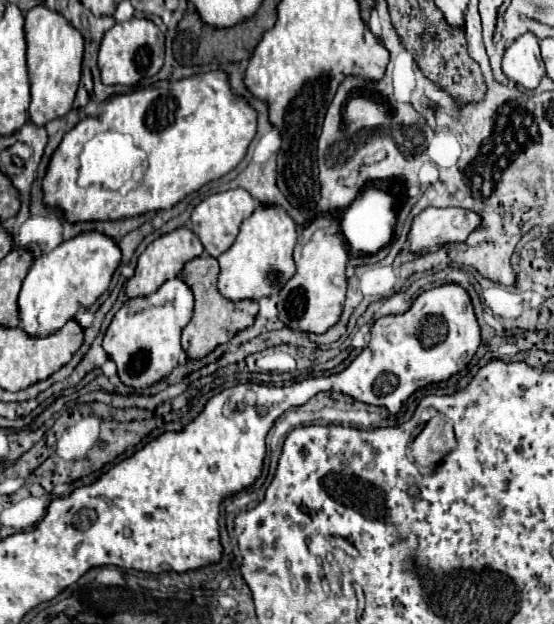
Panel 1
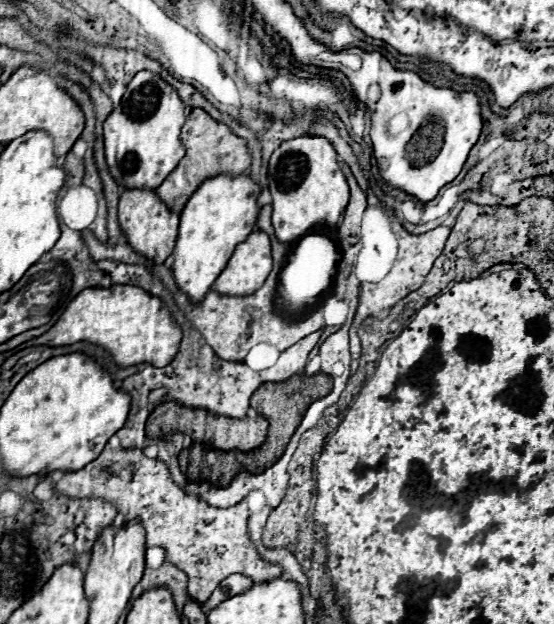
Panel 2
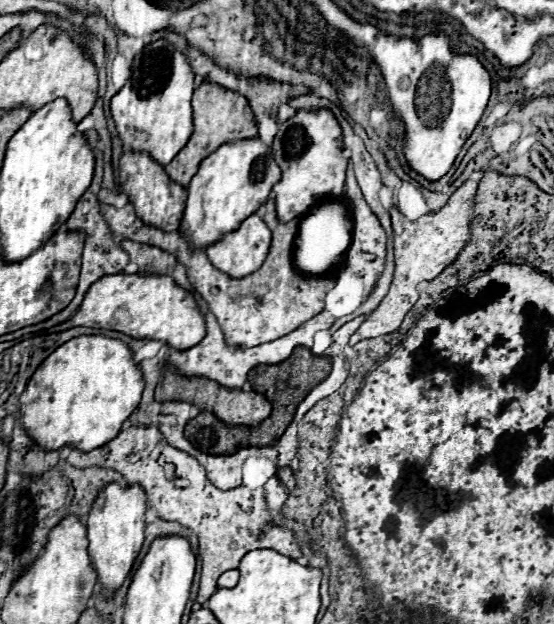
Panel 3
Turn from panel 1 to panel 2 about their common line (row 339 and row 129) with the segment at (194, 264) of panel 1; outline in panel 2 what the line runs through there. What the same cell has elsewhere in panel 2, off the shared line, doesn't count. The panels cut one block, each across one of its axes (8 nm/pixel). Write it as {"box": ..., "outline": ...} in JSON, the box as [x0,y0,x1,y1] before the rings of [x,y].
{"box":[156,108,252,212],"outline":[[[194,108],[188,116],[188,120],[182,126],[182,142],[186,146],[186,154],[184,158],[178,162],[178,166],[174,168],[174,172],[164,180],[164,184],[160,184],[160,188],[156,188],[158,196],[166,202],[166,206],[172,212],[182,212],[184,204],[188,202],[188,198],[194,194],[194,190],[210,176],[216,176],[220,172],[230,172],[230,174],[242,174],[244,170],[250,168],[252,162],[252,154],[246,146],[246,140],[232,134],[232,130],[222,124],[216,122],[208,112],[204,112],[202,108]]]}

